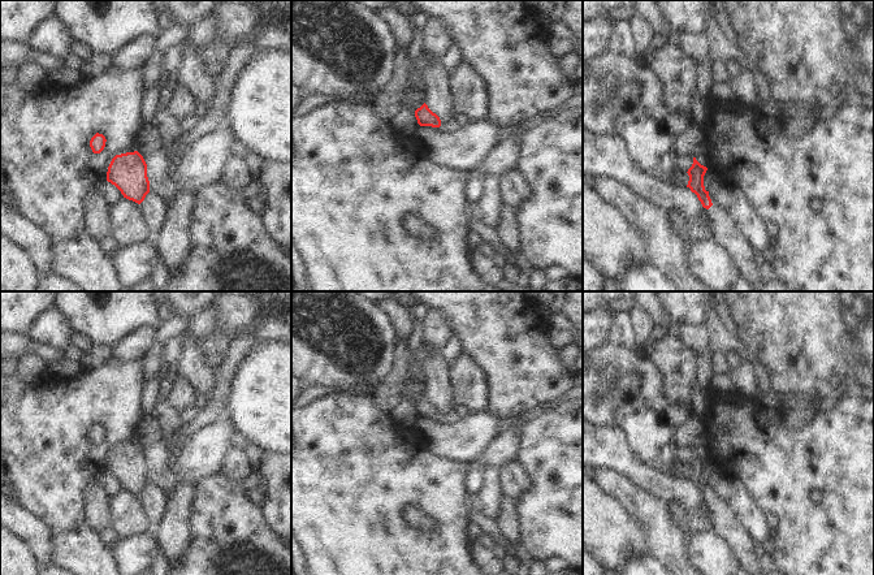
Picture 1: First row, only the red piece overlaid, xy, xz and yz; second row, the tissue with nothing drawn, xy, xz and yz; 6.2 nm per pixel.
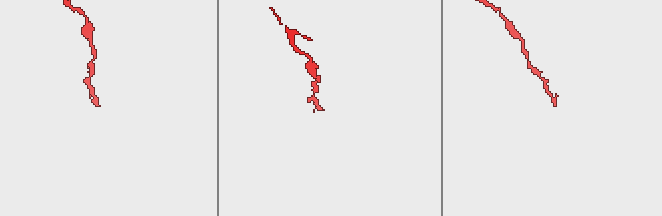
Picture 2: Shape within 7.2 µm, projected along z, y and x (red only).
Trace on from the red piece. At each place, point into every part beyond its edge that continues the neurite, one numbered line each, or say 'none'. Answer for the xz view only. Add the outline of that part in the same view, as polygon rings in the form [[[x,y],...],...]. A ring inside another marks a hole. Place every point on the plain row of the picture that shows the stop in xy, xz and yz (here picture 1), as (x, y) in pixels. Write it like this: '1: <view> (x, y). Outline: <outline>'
none.

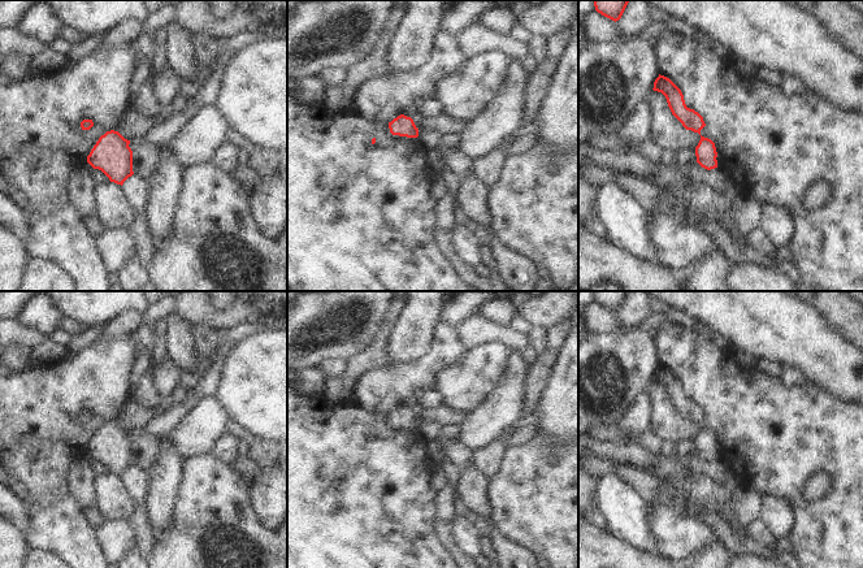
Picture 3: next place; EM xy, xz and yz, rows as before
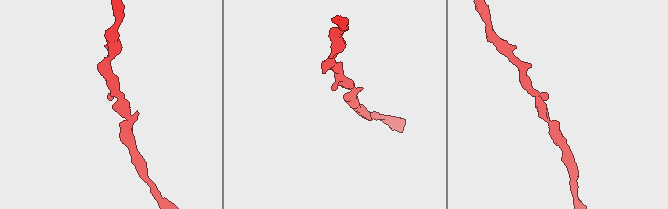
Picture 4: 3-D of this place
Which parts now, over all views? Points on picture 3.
none.

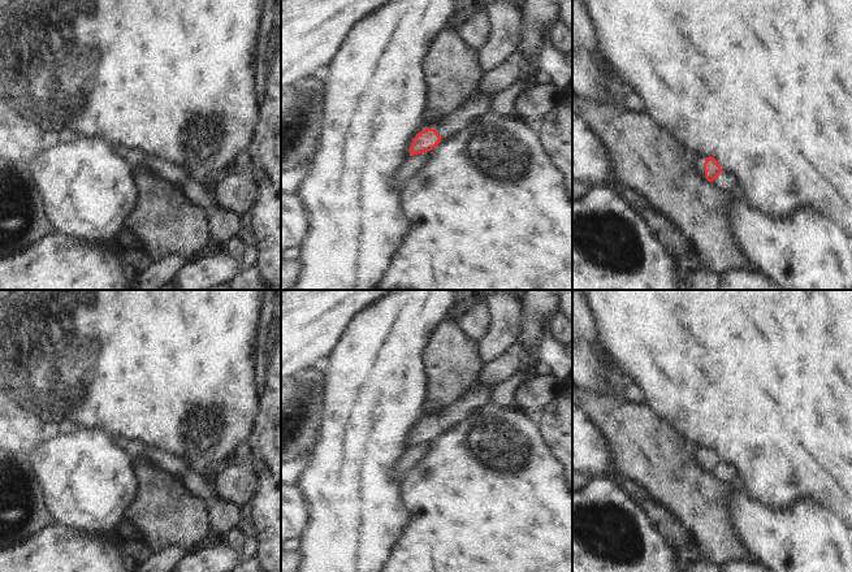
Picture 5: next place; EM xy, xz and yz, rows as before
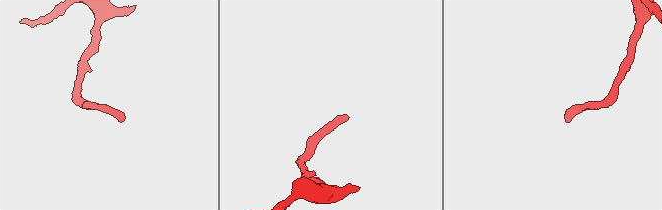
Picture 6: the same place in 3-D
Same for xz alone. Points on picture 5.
1: xz (446, 416). Outline: [[[485,387],[466,391],[457,402],[440,408],[434,421],[444,429],[449,428],[473,413],[479,407],[490,400],[490,391]]]

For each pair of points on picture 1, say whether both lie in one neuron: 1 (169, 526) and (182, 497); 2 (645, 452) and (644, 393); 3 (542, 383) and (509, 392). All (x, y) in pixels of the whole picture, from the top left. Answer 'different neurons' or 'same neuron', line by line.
1: same neuron
2: same neuron
3: same neuron

